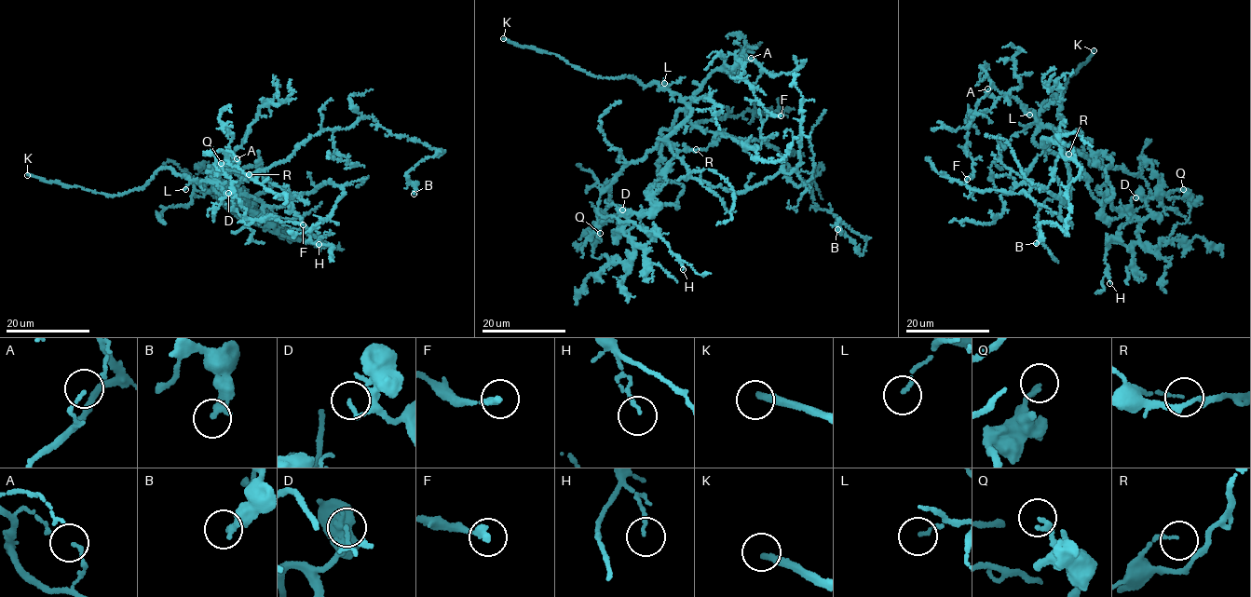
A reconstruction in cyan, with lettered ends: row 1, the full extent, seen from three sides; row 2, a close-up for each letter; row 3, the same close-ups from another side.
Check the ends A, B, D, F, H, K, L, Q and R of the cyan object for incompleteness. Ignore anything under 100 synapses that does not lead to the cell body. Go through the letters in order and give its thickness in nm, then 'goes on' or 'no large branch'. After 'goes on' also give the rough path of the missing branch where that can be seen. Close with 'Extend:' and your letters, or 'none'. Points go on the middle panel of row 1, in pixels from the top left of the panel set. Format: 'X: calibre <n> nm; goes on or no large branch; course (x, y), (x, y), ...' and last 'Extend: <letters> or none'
A: calibre 120 nm; no large branch
B: calibre 240 nm; no large branch
D: calibre 160 nm; no large branch
F: calibre 260 nm; no large branch
H: calibre 120 nm; no large branch
K: calibre 280 nm; goes on
L: calibre 100 nm; no large branch
Q: calibre 200 nm; no large branch
R: calibre 100 nm; no large branch
Extend: K

